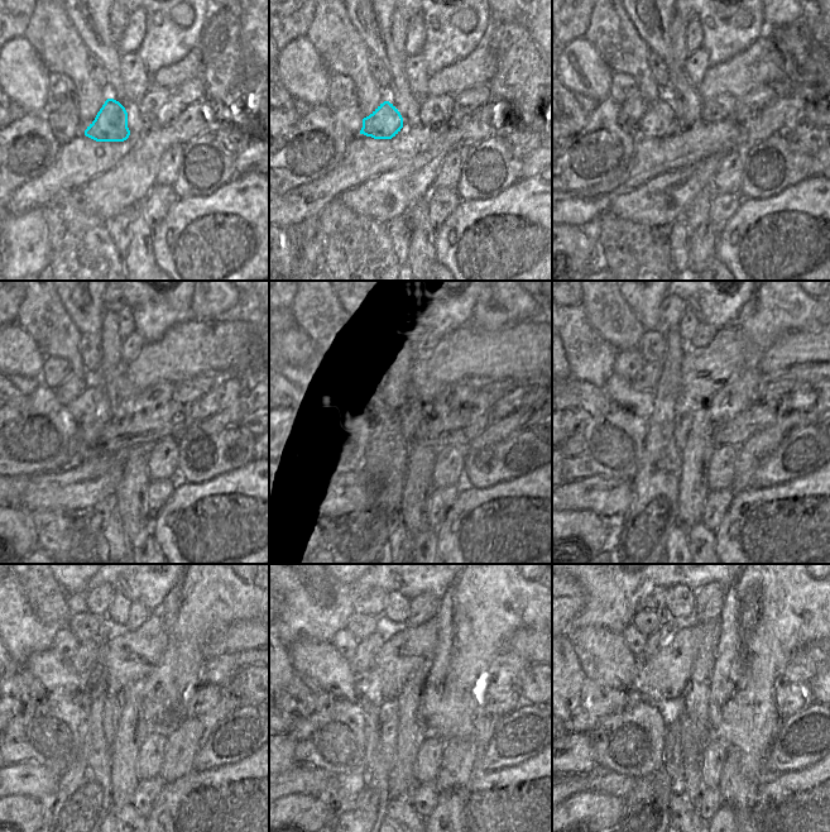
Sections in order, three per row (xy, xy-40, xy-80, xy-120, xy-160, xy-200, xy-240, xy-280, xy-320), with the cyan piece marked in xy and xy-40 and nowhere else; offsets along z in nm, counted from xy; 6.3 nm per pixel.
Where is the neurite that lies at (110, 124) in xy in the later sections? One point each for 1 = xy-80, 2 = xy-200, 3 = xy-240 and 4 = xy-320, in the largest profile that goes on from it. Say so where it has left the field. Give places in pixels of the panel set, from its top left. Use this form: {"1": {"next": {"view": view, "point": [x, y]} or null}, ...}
{"1": {"next": {"view": "xy-80", "point": [660, 120]}}, "2": {"next": {"view": "xy-200", "point": [615, 388]}}, "3": {"next": {"view": "xy-240", "point": [54, 675]}}, "4": {"next": {"view": "xy-320", "point": [604, 659]}}}

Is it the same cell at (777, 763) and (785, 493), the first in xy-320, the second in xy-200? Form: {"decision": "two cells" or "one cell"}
{"decision": "two cells"}

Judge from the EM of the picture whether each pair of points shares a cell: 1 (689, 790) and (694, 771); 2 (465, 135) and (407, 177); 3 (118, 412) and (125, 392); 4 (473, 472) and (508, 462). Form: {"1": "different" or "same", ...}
{"1": "same", "2": "same", "3": "same", "4": "same"}

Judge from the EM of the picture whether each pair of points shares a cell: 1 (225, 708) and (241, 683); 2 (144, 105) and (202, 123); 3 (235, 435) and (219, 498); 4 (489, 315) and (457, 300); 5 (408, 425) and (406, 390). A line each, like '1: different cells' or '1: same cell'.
1: same cell
2: different cells
3: different cells
4: different cells
5: same cell

